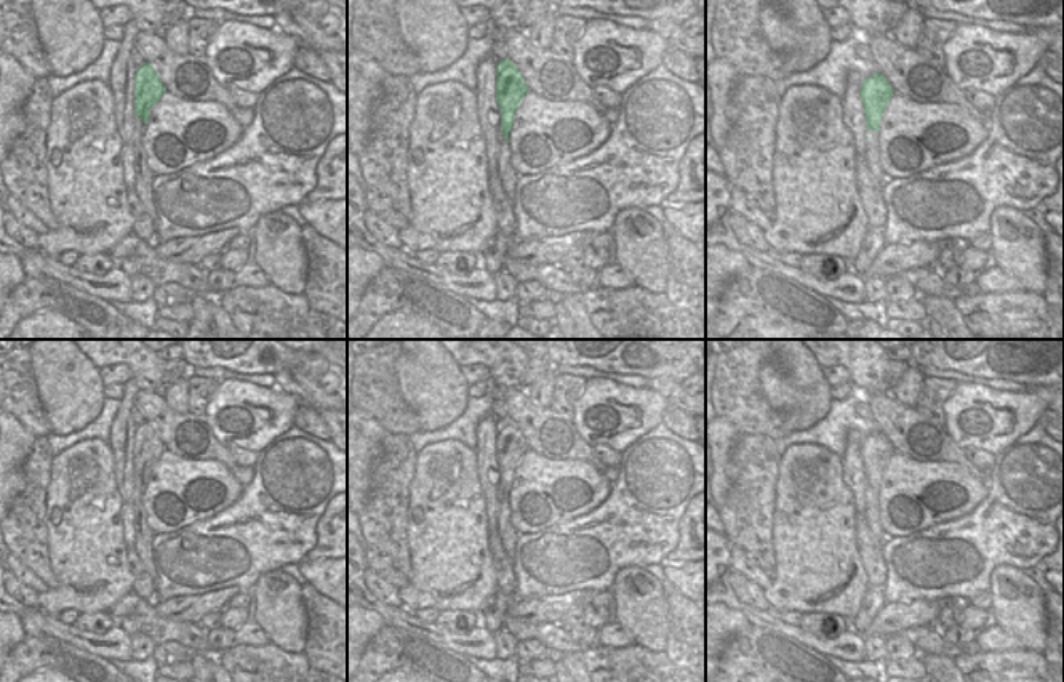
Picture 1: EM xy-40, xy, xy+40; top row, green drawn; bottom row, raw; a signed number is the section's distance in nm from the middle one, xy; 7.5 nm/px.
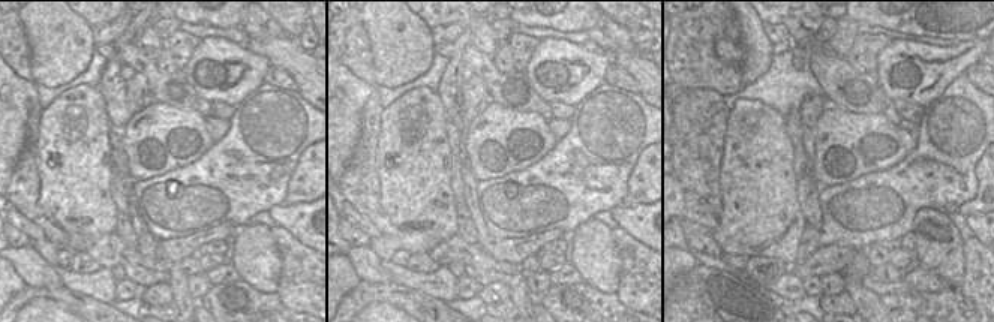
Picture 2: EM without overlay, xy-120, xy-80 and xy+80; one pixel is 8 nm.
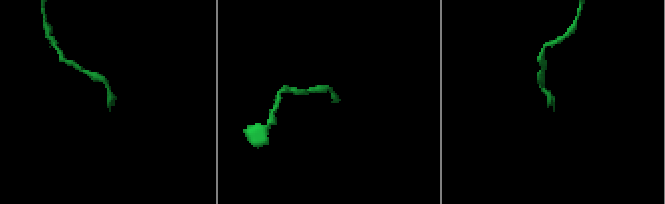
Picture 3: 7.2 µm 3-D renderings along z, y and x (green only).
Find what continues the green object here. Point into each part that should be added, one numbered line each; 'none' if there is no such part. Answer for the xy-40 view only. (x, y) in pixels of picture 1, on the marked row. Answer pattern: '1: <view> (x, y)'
1: xy-40 (144, 178)

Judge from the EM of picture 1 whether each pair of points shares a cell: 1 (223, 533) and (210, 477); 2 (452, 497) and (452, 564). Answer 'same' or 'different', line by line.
1: different
2: same

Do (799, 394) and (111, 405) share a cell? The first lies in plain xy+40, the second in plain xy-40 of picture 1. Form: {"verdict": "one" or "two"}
{"verdict": "two"}

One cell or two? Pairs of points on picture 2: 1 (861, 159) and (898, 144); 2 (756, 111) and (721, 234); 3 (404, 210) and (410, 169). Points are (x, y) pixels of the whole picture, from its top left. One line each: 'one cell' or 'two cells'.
1: one cell
2: one cell
3: one cell

